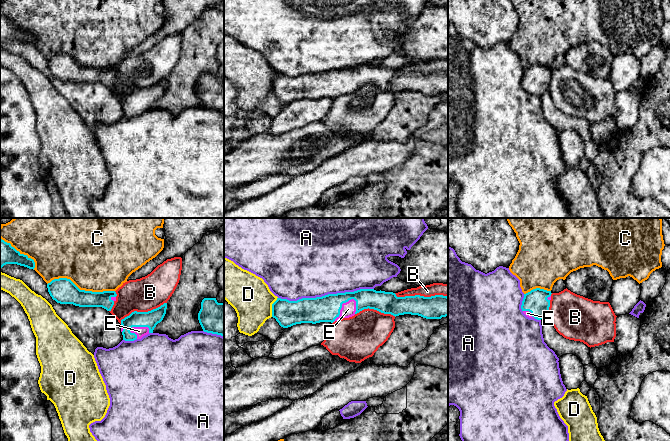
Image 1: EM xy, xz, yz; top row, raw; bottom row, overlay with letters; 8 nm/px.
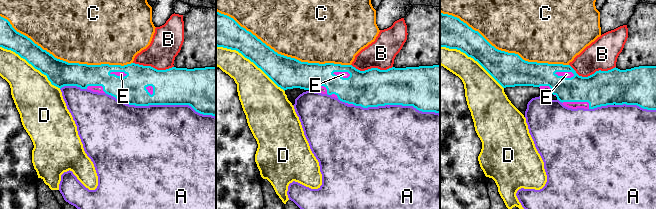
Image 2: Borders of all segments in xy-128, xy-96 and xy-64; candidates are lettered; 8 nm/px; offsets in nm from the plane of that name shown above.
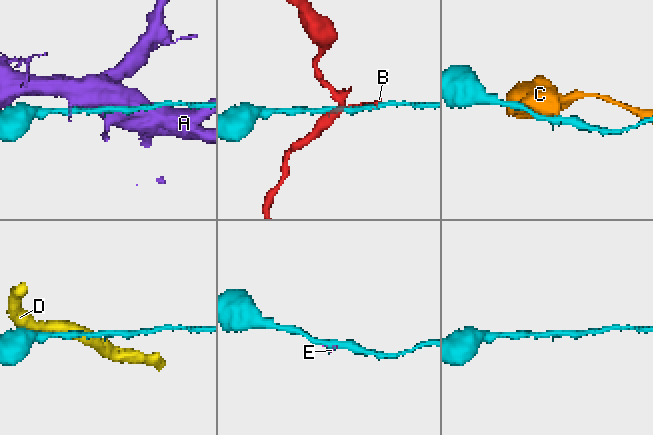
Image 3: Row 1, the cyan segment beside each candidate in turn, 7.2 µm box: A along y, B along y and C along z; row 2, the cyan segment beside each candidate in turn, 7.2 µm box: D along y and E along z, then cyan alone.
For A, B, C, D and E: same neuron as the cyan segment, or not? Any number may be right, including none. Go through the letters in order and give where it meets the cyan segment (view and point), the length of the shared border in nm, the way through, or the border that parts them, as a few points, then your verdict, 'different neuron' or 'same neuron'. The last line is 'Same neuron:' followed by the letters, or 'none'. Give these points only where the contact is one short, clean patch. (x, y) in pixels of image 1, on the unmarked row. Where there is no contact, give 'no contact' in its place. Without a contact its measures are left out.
A: contact xz (325, 71); length 750 nm; different neuron
B: contact xz (421, 72); length 440 nm; different neuron
C: contact xy (81, 66); length 550 nm; different neuron
D: contact xz (272, 83); length 170 nm; different neuron
E: contact xz (341, 83); length 260 nm; same neuron
Same neuron: E

